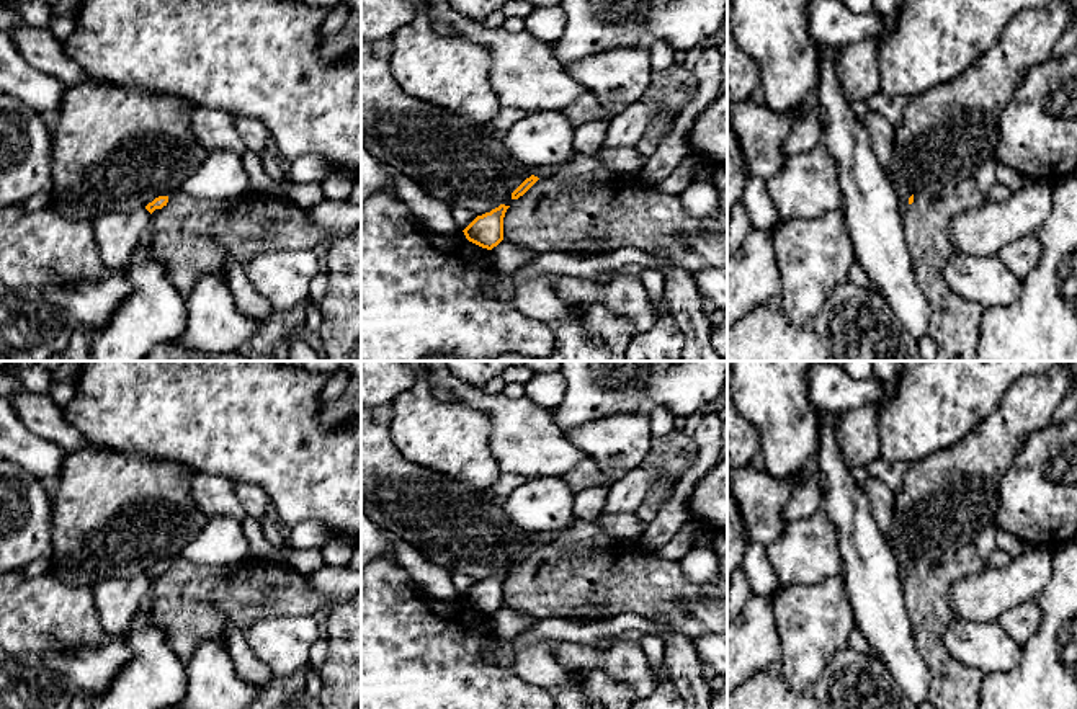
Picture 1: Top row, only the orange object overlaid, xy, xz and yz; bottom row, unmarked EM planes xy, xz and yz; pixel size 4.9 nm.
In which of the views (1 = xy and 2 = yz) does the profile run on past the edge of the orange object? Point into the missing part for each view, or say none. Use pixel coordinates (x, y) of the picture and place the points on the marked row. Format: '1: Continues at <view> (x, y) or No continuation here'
1: No continuation here
2: No continuation here

